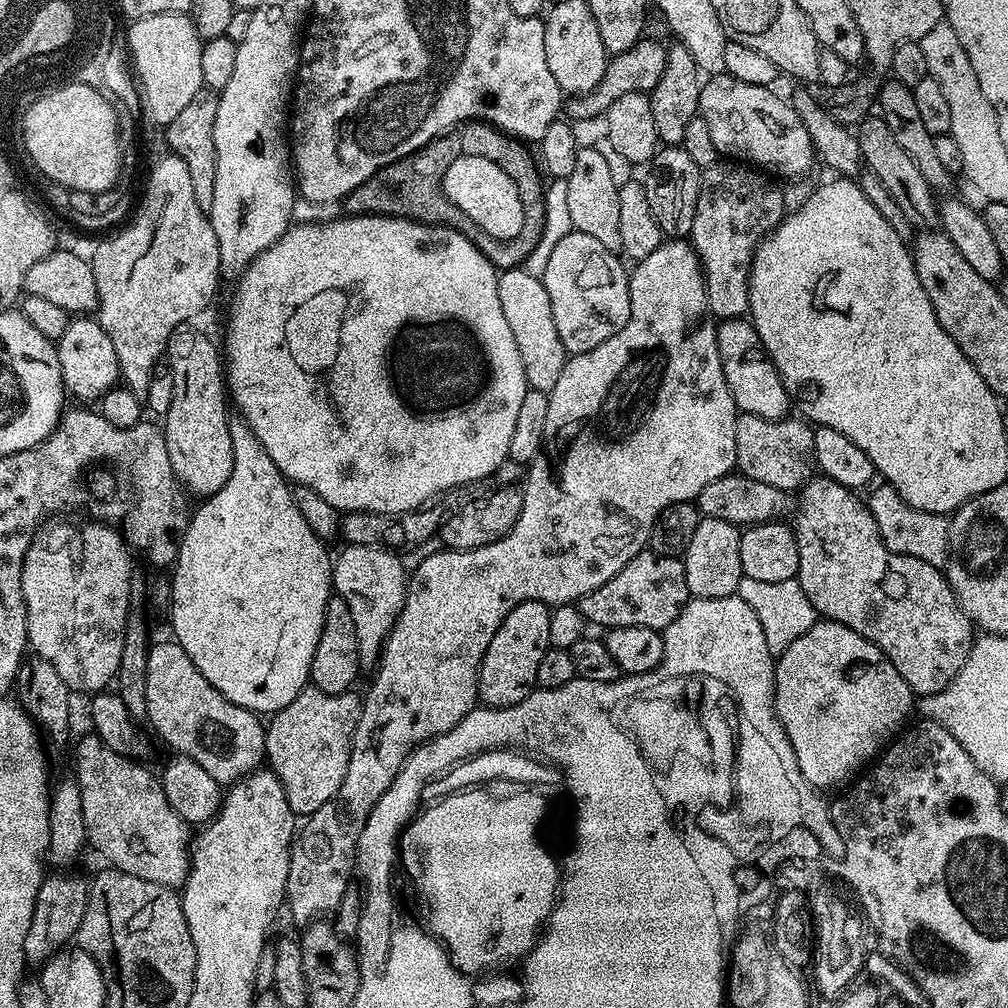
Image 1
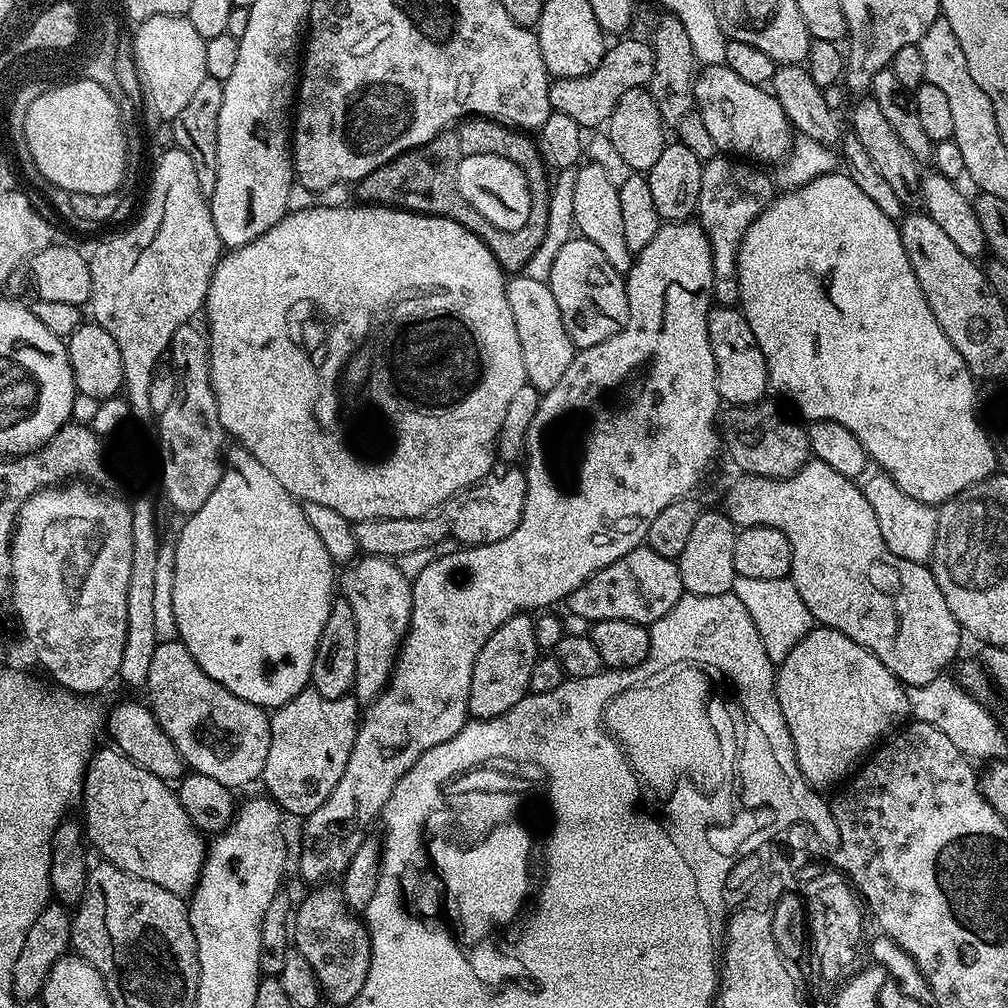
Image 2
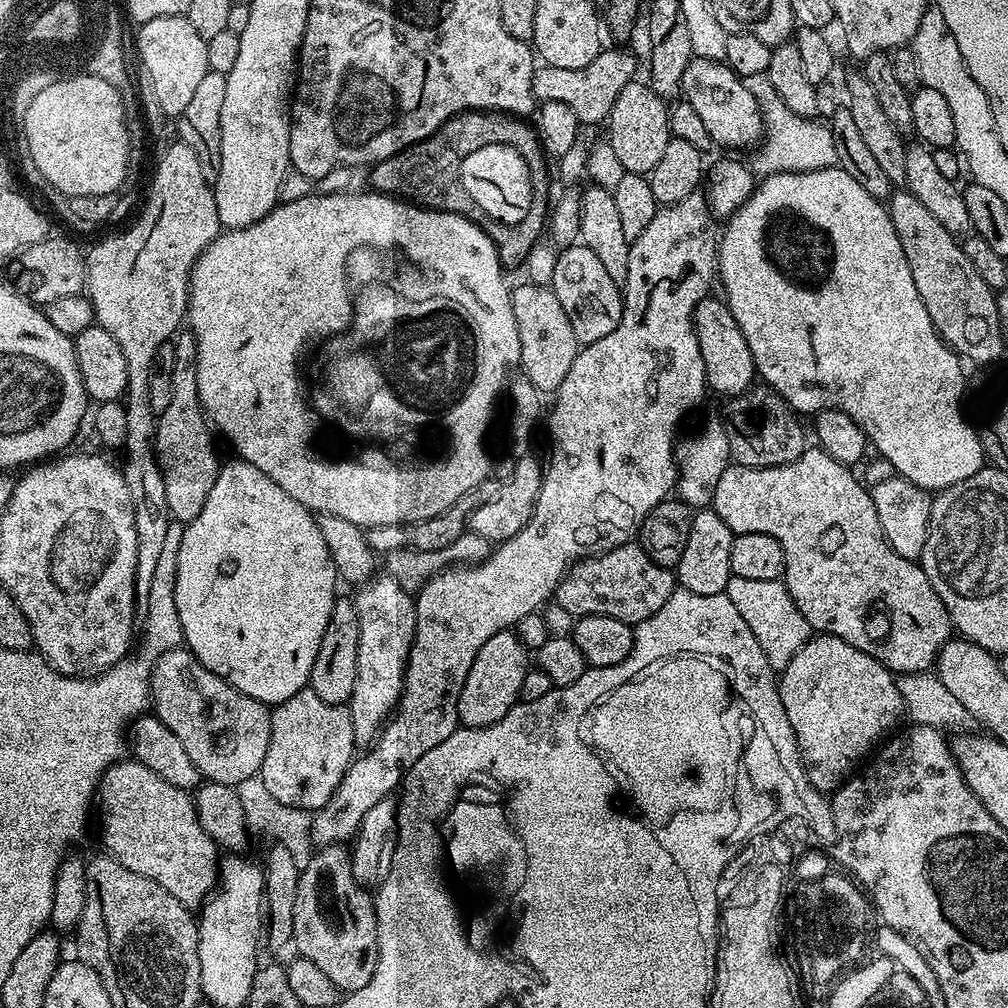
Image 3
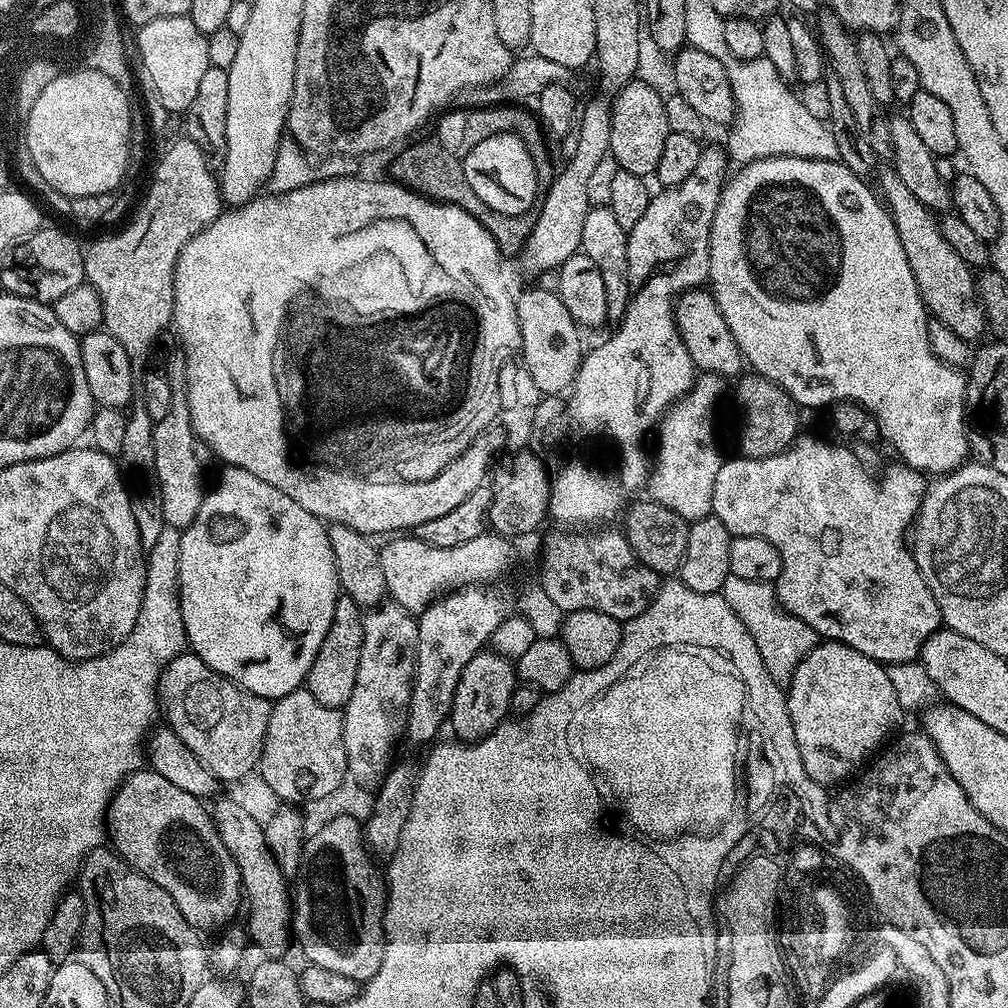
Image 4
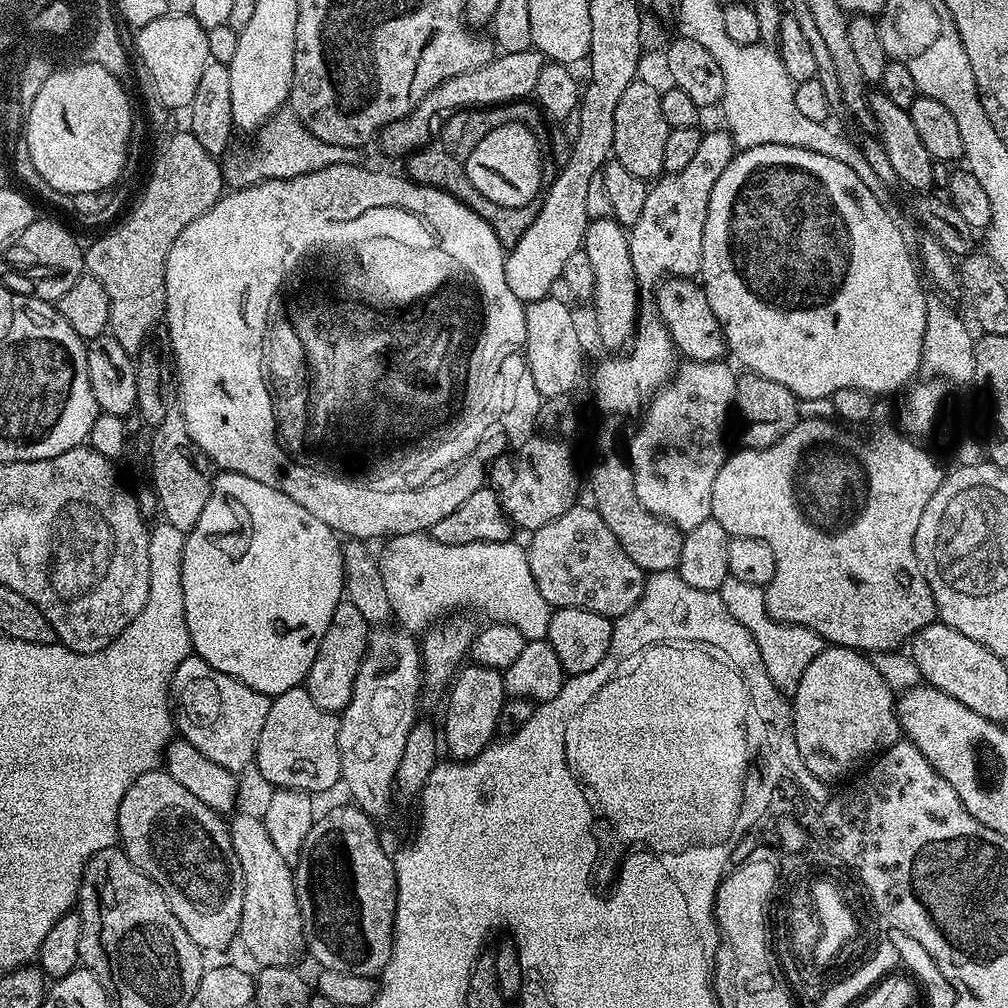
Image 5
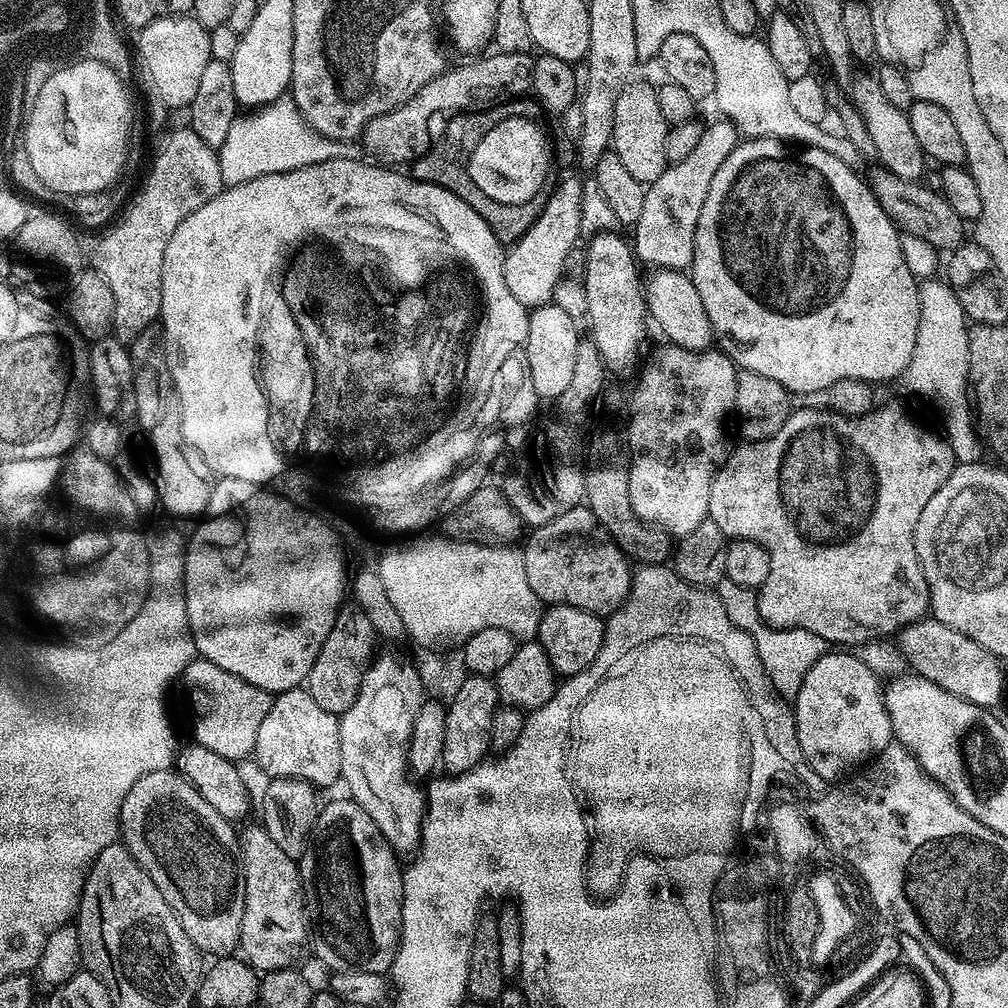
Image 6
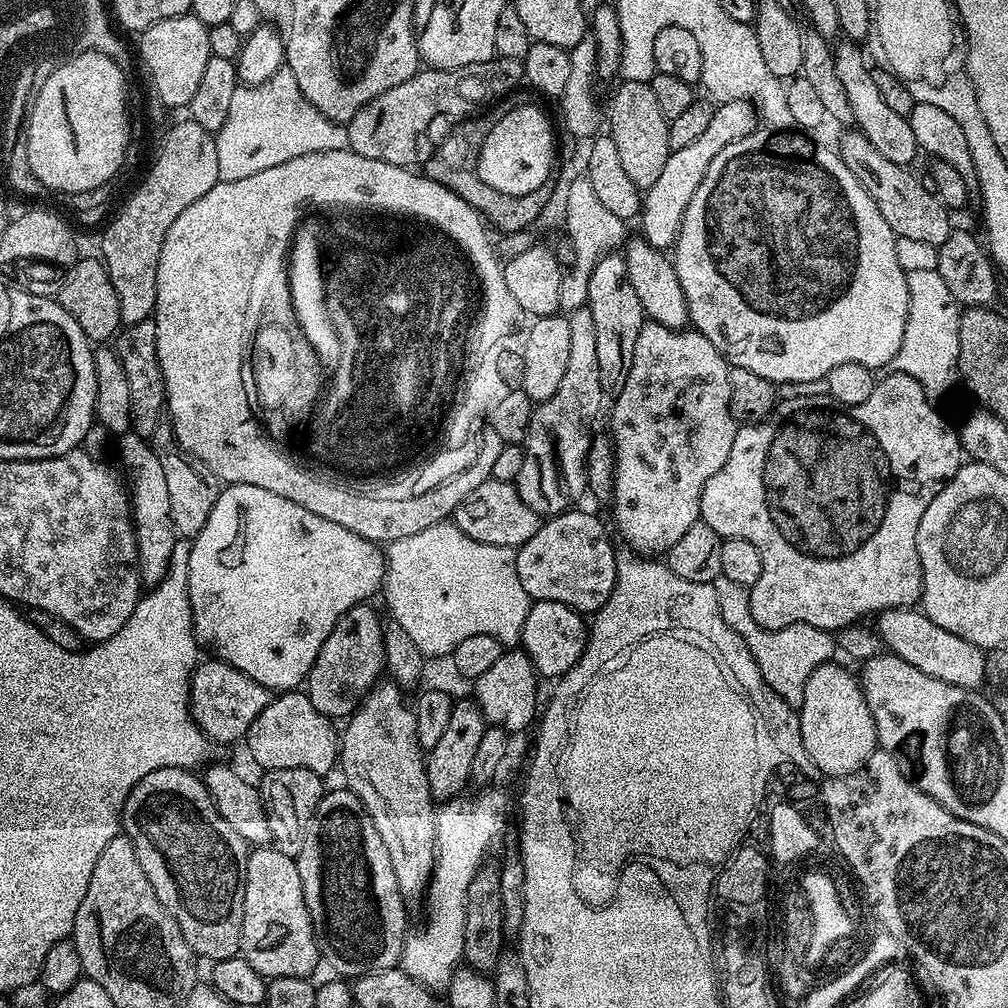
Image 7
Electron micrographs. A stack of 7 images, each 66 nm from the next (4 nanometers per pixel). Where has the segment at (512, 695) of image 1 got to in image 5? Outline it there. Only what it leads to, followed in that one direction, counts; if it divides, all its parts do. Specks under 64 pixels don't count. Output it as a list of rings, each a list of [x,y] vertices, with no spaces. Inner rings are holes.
[[[469,663],[455,673],[447,696],[448,713],[444,716],[442,744],[445,749],[448,747],[448,752],[452,755],[449,757],[459,762],[477,756],[482,749],[493,743],[495,736],[492,735],[501,727],[500,711],[506,699],[501,669]]]

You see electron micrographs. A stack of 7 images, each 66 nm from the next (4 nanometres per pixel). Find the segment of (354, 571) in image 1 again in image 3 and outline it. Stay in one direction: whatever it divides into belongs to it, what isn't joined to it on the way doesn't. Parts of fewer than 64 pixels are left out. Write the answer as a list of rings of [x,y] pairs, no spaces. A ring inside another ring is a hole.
[[[377,574],[368,581],[367,584],[359,585],[355,589],[354,599],[356,602],[356,609],[358,610],[358,674],[354,678],[354,690],[352,691],[352,696],[347,702],[347,710],[350,714],[350,722],[354,728],[354,738],[356,739],[357,745],[368,746],[375,741],[383,723],[392,715],[396,704],[400,700],[400,691],[404,689],[404,665],[412,649],[412,644],[416,640],[416,602],[413,593],[409,589],[403,588],[394,577],[387,574]]]

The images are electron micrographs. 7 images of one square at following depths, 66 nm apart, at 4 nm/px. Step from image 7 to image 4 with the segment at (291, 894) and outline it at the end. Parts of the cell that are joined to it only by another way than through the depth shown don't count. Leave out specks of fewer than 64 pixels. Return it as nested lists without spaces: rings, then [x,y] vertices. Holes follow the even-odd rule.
[[[222,796],[213,801],[210,811],[212,814],[212,824],[218,830],[222,842],[226,842],[226,850],[234,858],[234,862],[240,871],[240,887],[242,889],[243,899],[246,901],[246,910],[248,906],[248,932],[252,935],[252,940],[258,947],[264,951],[263,955],[268,958],[280,958],[285,955],[284,951],[290,944],[290,933],[292,932],[292,905],[293,897],[290,895],[290,884],[279,869],[278,862],[274,854],[267,845],[264,837],[264,824],[254,820],[252,815],[245,811],[241,805],[237,805],[228,796]]]

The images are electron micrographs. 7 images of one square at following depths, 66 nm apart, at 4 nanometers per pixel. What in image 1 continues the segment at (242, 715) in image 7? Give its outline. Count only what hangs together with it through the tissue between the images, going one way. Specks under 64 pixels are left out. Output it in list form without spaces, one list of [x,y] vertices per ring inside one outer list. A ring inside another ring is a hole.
[[[167,639],[161,644],[153,643],[148,649],[146,658],[147,723],[152,723],[153,730],[173,748],[173,753],[198,763],[211,778],[217,780],[219,785],[231,786],[248,773],[257,771],[265,763],[265,725],[257,713],[246,710],[230,702],[230,698],[218,694],[218,690],[214,690],[214,686],[210,686],[206,678],[202,678],[198,666],[190,662],[190,654],[186,654],[186,650],[182,650],[182,646],[177,644],[175,639]]]

